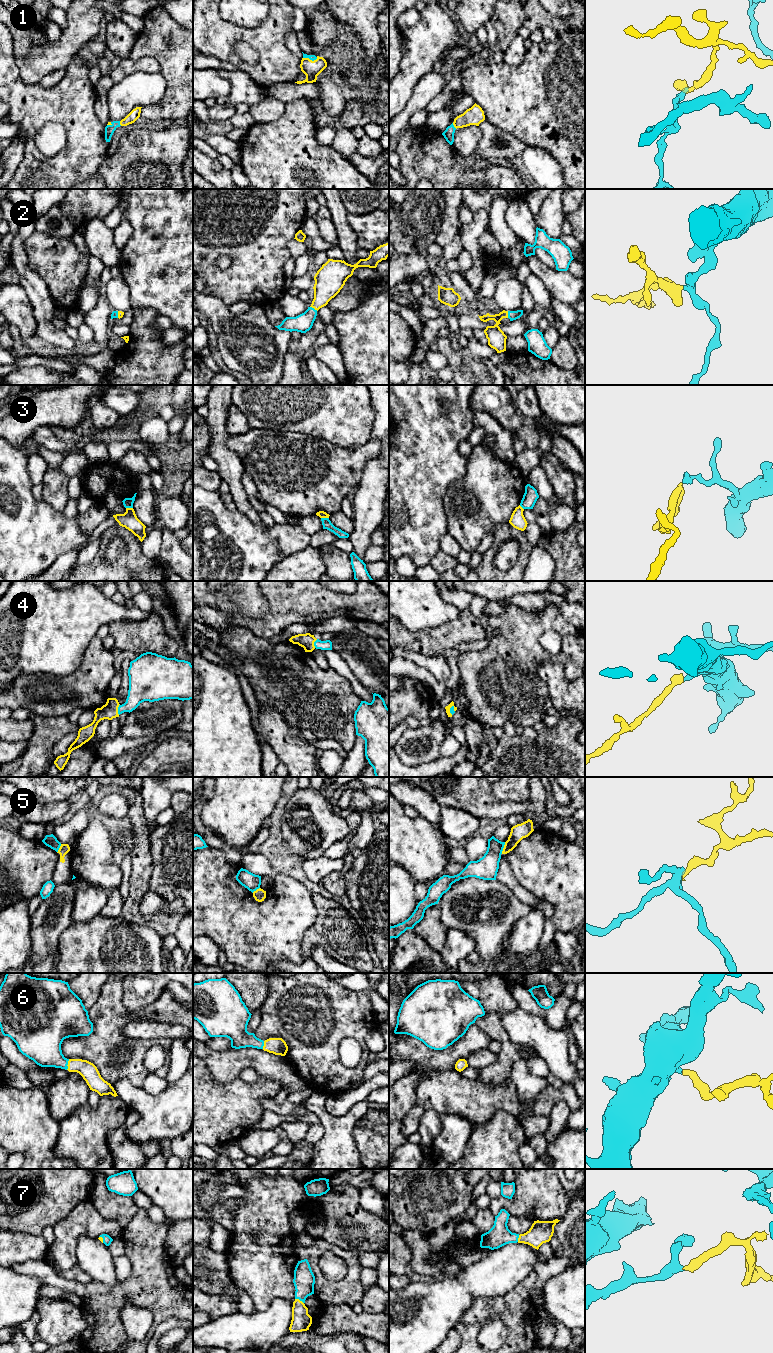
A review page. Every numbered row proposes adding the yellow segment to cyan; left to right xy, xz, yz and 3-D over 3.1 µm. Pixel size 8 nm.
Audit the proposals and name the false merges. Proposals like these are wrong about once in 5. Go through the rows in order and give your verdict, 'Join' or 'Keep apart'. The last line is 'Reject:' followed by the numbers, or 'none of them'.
1: Join
2: Join
3: Keep apart
4: Join
5: Keep apart
6: Join
7: Join
Reject: 3, 5

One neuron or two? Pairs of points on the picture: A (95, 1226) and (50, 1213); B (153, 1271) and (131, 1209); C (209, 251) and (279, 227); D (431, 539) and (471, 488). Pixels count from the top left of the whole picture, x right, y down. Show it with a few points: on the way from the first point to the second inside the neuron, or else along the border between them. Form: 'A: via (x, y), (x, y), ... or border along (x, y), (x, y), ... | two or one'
A: border along (82, 1201), (52, 1226) | two
B: border along (138, 1208), (137, 1212), (122, 1230) | two
C: via (226, 240), (255, 240), (262, 233) | one
D: border along (444, 495), (444, 511), (448, 532) | two

